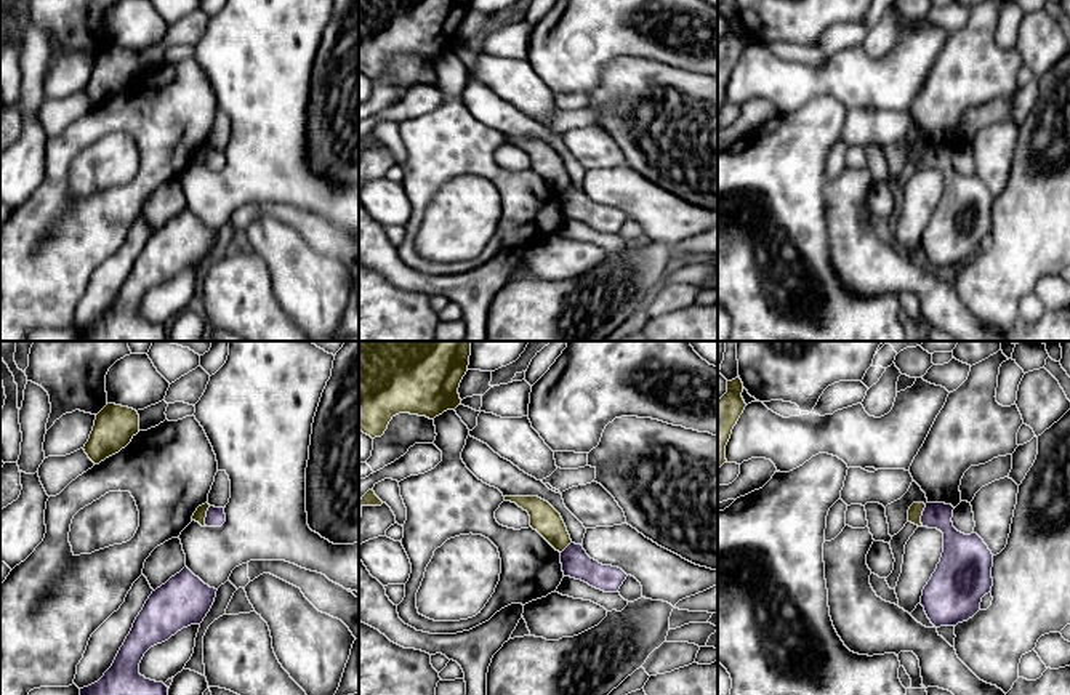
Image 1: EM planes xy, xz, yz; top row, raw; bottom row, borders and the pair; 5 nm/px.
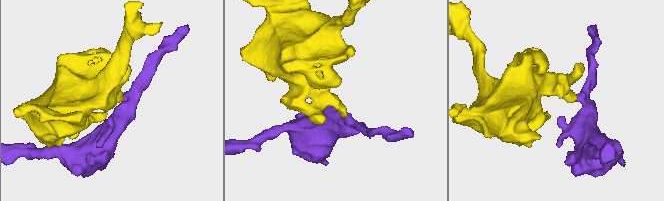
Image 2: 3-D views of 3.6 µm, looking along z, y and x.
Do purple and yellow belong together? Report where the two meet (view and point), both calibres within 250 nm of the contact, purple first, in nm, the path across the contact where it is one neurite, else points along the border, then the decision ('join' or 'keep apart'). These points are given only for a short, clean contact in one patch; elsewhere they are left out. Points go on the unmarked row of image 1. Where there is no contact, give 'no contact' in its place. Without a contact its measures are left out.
contact yz (921, 157); calibres 160 and 70 nm; border yz (926, 146), (921, 156), (921, 167); keep apart

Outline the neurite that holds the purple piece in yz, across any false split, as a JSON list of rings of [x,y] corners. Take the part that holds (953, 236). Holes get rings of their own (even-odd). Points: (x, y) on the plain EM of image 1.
[[[926,144],[921,157],[923,168],[943,175],[943,194],[935,213],[923,231],[921,247],[935,269],[956,267],[967,263],[980,251],[982,239],[992,234],[993,195],[977,175],[964,176],[953,168],[953,147]]]

